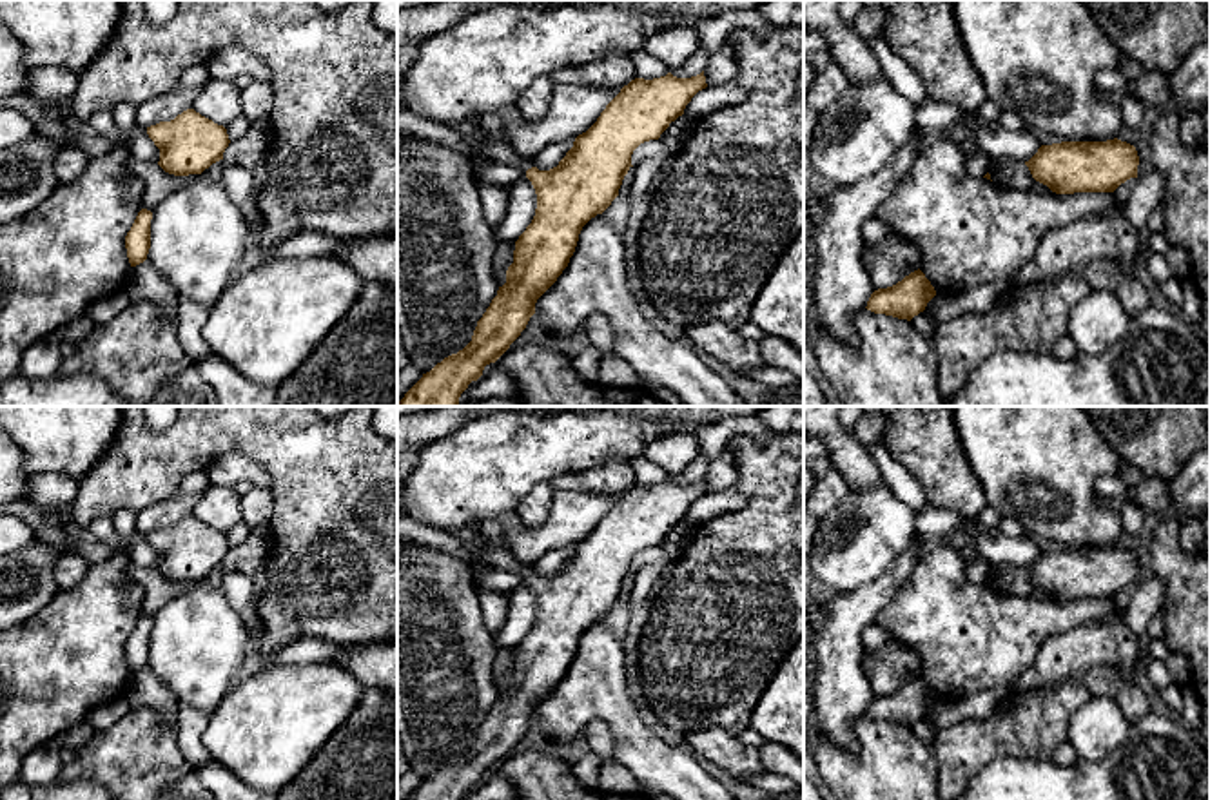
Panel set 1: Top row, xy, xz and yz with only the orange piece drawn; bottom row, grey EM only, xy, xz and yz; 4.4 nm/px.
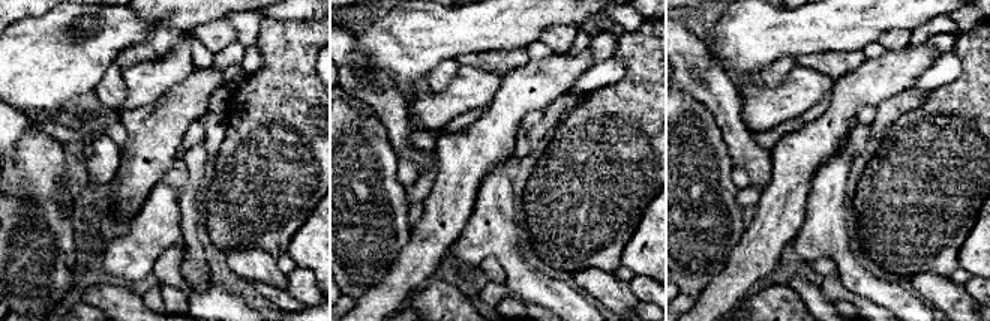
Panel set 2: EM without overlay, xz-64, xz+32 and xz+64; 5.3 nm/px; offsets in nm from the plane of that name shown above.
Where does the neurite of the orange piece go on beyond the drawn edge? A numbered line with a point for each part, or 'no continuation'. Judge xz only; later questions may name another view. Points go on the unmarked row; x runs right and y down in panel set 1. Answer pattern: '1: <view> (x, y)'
1: xz (496, 556)

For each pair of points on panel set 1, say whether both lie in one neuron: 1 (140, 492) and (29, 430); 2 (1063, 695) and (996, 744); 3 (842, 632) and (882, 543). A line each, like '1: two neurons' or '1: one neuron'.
1: two neurons
2: one neuron
3: two neurons

